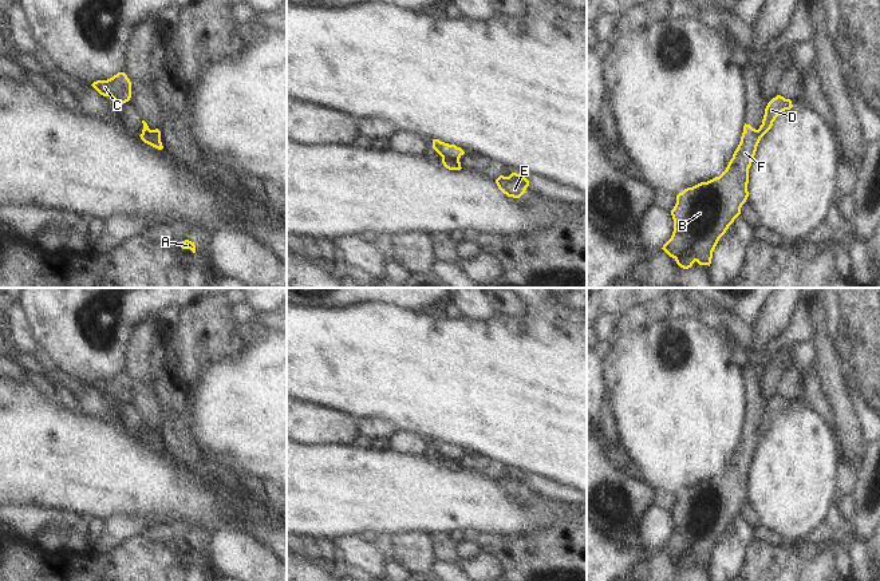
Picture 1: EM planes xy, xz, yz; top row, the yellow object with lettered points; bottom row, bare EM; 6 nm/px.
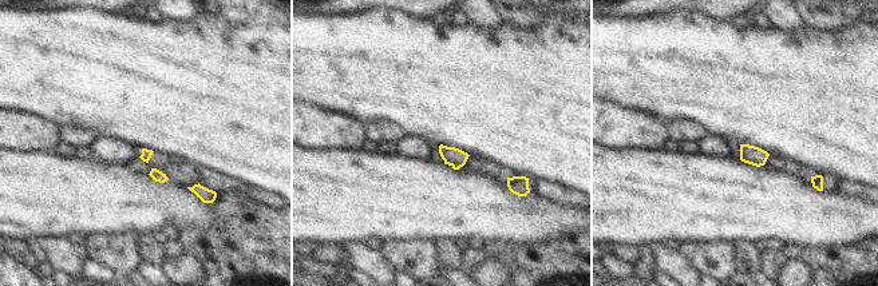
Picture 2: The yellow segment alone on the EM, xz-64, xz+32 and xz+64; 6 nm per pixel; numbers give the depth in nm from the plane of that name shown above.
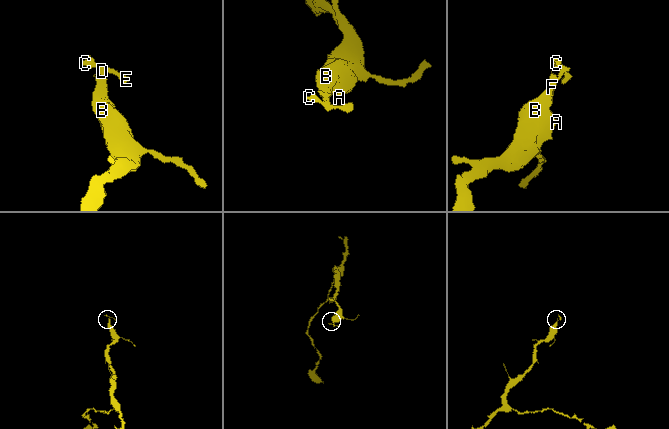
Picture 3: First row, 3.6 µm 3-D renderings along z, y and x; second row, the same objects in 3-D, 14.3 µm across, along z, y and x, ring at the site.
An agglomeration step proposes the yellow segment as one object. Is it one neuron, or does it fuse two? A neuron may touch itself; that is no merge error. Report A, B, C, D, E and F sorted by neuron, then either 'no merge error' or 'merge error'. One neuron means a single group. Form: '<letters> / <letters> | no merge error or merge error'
A B F / C D E | merge error

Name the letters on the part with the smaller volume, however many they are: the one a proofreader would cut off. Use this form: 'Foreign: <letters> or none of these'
Foreign: C, D, E

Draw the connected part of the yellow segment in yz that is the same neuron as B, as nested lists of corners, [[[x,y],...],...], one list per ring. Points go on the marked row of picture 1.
[[[750,124],[743,133],[726,170],[707,182],[684,189],[671,210],[674,232],[663,250],[688,269],[696,261],[711,264],[719,238],[741,214],[749,197],[749,169],[762,135]]]

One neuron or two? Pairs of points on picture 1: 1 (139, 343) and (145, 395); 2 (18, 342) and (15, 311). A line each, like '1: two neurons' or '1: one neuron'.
1: one neuron
2: one neuron

